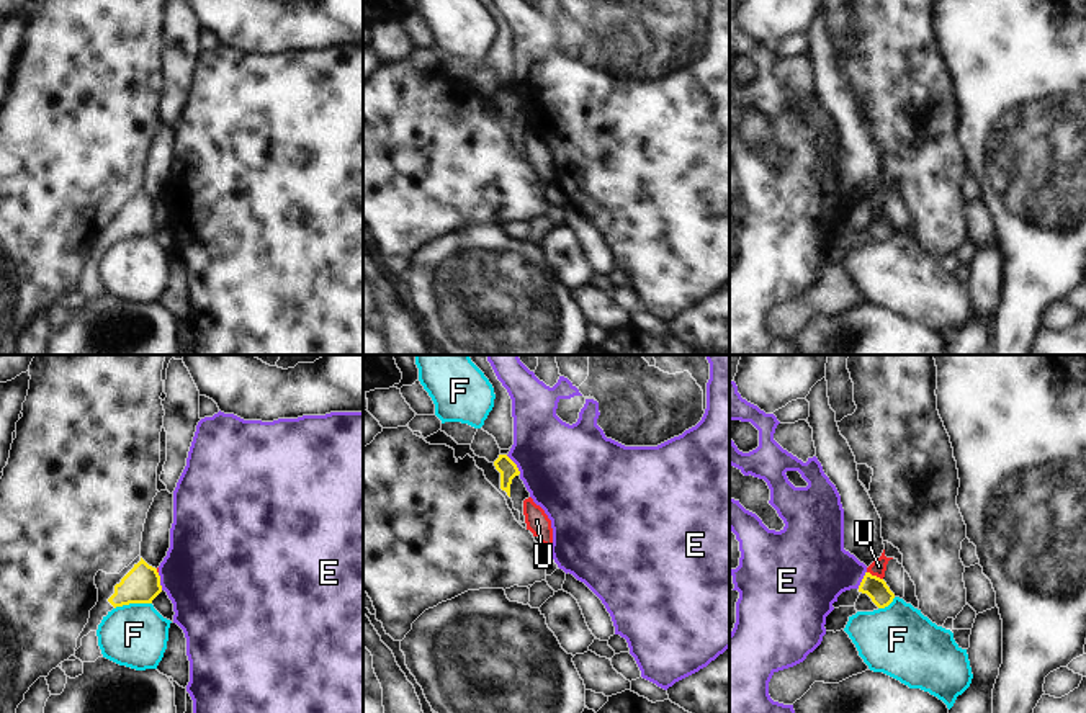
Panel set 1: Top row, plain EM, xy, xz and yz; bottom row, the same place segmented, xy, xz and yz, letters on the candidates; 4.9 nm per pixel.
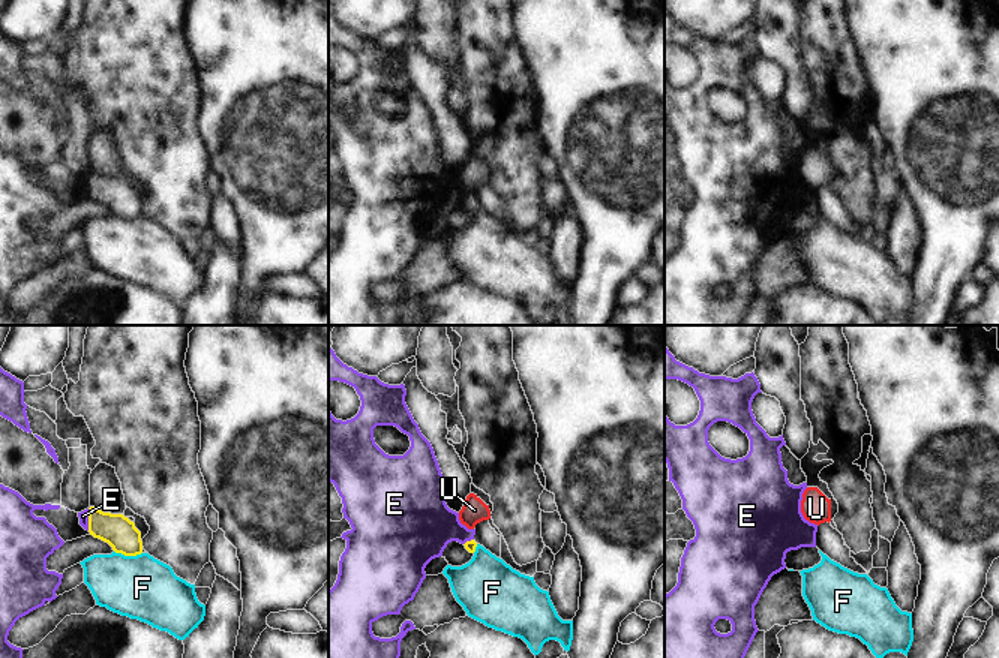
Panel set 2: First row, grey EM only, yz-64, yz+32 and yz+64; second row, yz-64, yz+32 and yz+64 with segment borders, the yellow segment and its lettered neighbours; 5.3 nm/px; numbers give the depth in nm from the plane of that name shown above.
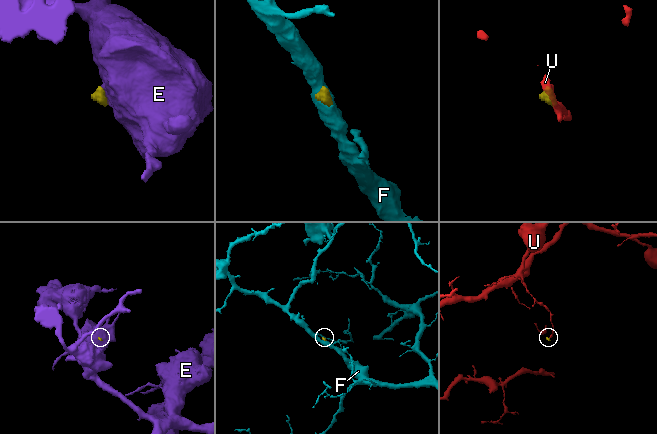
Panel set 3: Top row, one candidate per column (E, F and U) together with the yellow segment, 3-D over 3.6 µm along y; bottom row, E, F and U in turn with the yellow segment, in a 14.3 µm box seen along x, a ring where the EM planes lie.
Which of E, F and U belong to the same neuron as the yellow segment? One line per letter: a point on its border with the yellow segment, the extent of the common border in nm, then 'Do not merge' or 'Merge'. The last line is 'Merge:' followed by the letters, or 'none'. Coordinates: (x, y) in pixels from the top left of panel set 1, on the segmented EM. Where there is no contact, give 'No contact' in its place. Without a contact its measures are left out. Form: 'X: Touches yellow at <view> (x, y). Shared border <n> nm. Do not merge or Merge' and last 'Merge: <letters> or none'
E: Touches yellow at xz (516, 465). Shared border 120 nm. Do not merge
F: Touches yellow at xy (133, 602). Shared border 190 nm. Do not merge
U: Touches yellow at yz (875, 576). Shared border 90 nm. Merge
Merge: U

